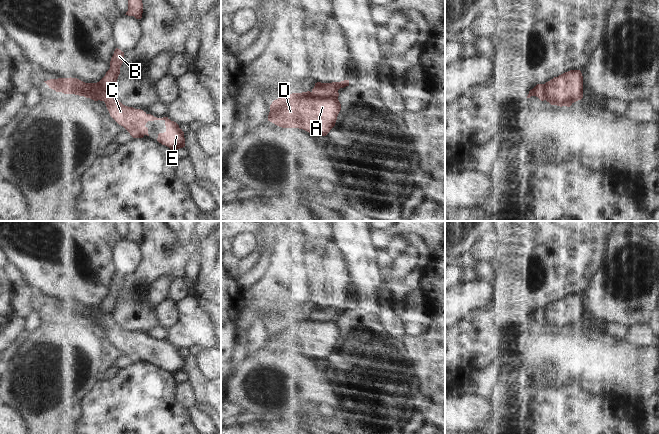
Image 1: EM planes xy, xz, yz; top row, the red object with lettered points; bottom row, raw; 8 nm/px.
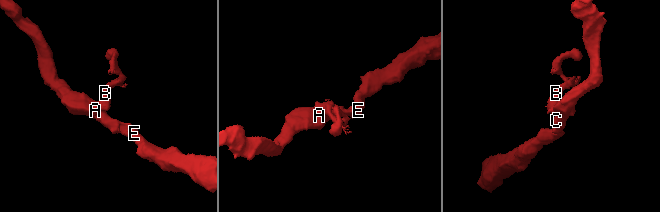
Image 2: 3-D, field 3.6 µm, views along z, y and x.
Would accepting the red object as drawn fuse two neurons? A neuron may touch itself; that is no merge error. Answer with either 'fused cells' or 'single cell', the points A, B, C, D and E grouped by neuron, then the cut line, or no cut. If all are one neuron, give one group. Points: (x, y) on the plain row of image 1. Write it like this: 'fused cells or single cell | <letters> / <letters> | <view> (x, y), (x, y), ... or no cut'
fused cells | A C D E / B | xz (312, 315), (319, 322), (335, 321), (337, 323)

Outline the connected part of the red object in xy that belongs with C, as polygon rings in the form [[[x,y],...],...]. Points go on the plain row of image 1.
[[[111,314],[102,316],[99,324],[105,326],[110,340],[133,362],[149,360],[148,352],[145,350],[148,345],[164,344],[166,355],[158,358],[157,365],[172,375],[185,371],[184,356],[176,346],[171,345],[168,341],[157,342],[141,333],[125,330],[113,319]]]

